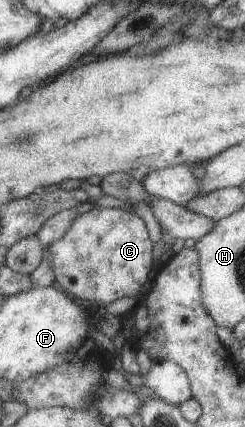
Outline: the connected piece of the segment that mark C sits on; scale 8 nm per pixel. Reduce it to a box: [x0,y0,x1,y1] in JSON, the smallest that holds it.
[47,207,154,304]

